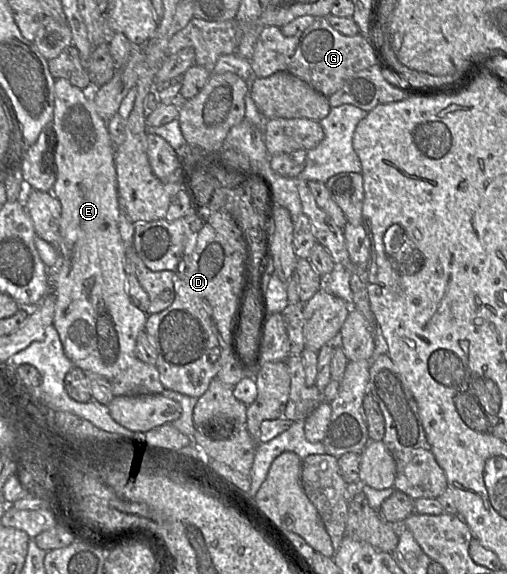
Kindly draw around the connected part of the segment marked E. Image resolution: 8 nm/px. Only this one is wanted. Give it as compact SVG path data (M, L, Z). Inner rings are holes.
M64 78L54 82L54 113L51 126L57 137L50 168L50 173L55 174L51 193L61 204L58 262L53 267L48 267L53 269L53 326L58 332L65 355L75 367L112 380L130 364L134 356L136 338L144 331L148 316L132 303L127 293L125 248L118 228L121 208L115 166L116 146L108 131L107 122L97 113L90 95Z

